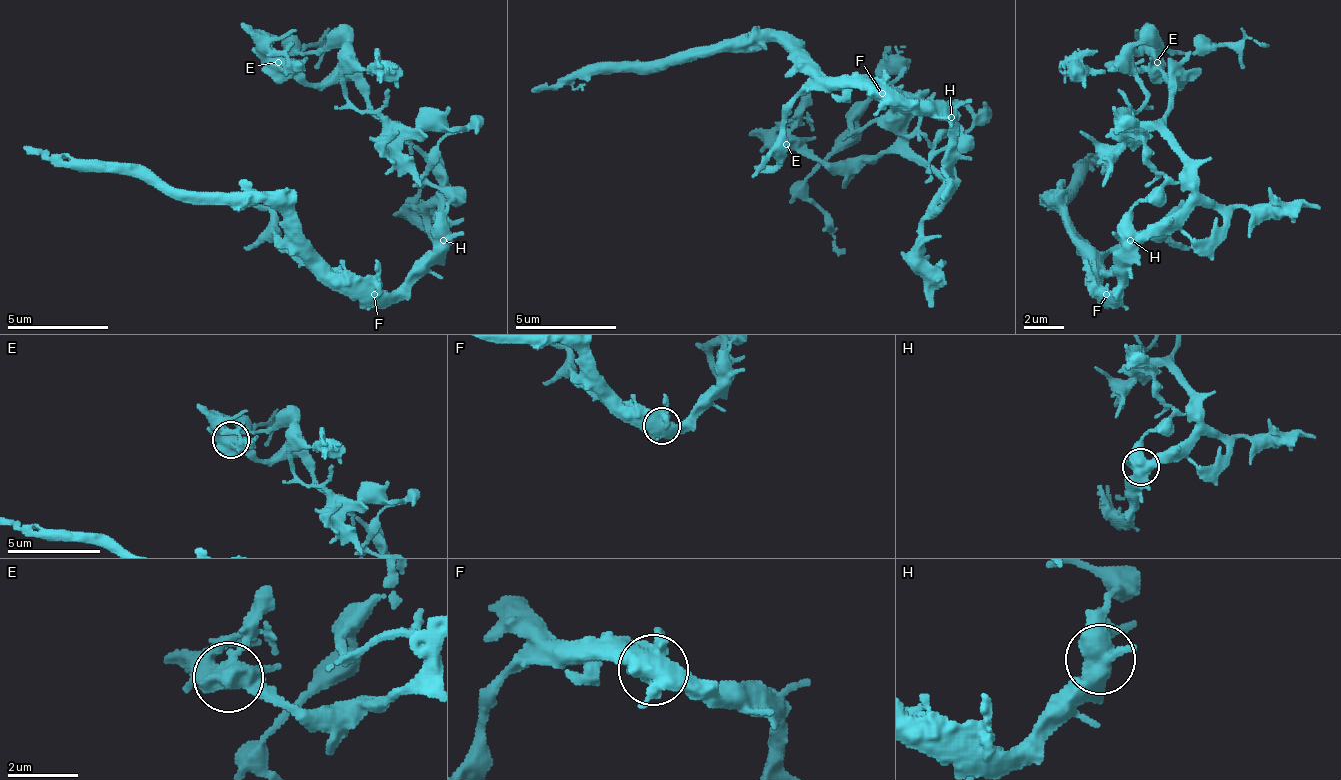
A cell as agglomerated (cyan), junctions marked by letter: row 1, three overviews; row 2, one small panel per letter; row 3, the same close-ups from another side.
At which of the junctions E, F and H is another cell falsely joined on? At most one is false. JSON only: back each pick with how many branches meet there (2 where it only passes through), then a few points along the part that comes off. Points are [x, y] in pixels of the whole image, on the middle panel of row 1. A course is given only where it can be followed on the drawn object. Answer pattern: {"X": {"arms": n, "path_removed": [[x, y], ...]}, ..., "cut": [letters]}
{"H": {"arms": 5, "path_removed": [[952, 119], [937, 154], [972, 124], [962, 103], [902, 134], [851, 119], [806, 179], [846, 255]]}, "cut": ["H"]}

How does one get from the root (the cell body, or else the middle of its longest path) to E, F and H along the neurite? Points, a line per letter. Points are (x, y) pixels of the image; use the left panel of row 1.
E: (424, 259), (429, 259), (439, 249), (439, 173), (348, 82), (298, 82), (278, 62)
F: (424, 259), (389, 294), (374, 294)
H: (424, 259), (444, 239)

